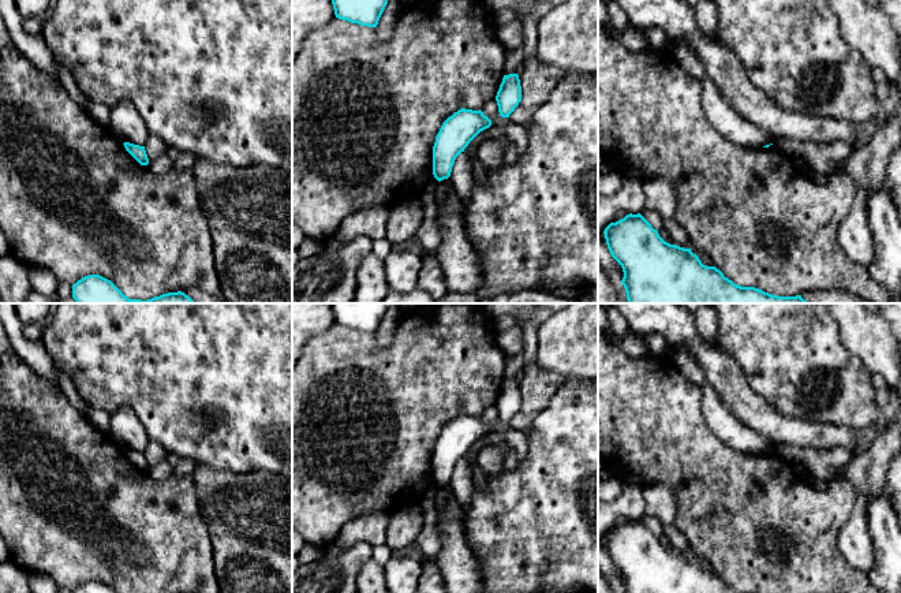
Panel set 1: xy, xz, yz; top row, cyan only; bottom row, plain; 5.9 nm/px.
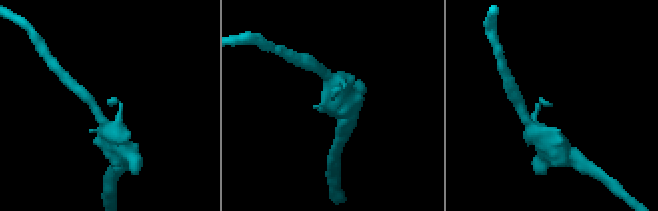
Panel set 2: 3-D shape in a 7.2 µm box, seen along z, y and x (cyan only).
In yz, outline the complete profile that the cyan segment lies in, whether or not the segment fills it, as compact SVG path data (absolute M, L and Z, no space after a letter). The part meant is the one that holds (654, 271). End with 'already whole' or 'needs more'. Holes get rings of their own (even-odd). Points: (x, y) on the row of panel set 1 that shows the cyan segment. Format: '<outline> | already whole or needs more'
M640 213L610 223L603 234L612 257L623 268L628 303L810 303L801 295L778 296L734 284L715 266L703 265L691 249L665 242Z | already whole

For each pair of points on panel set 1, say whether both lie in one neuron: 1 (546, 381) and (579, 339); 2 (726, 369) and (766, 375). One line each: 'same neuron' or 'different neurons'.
1: different neurons
2: different neurons

